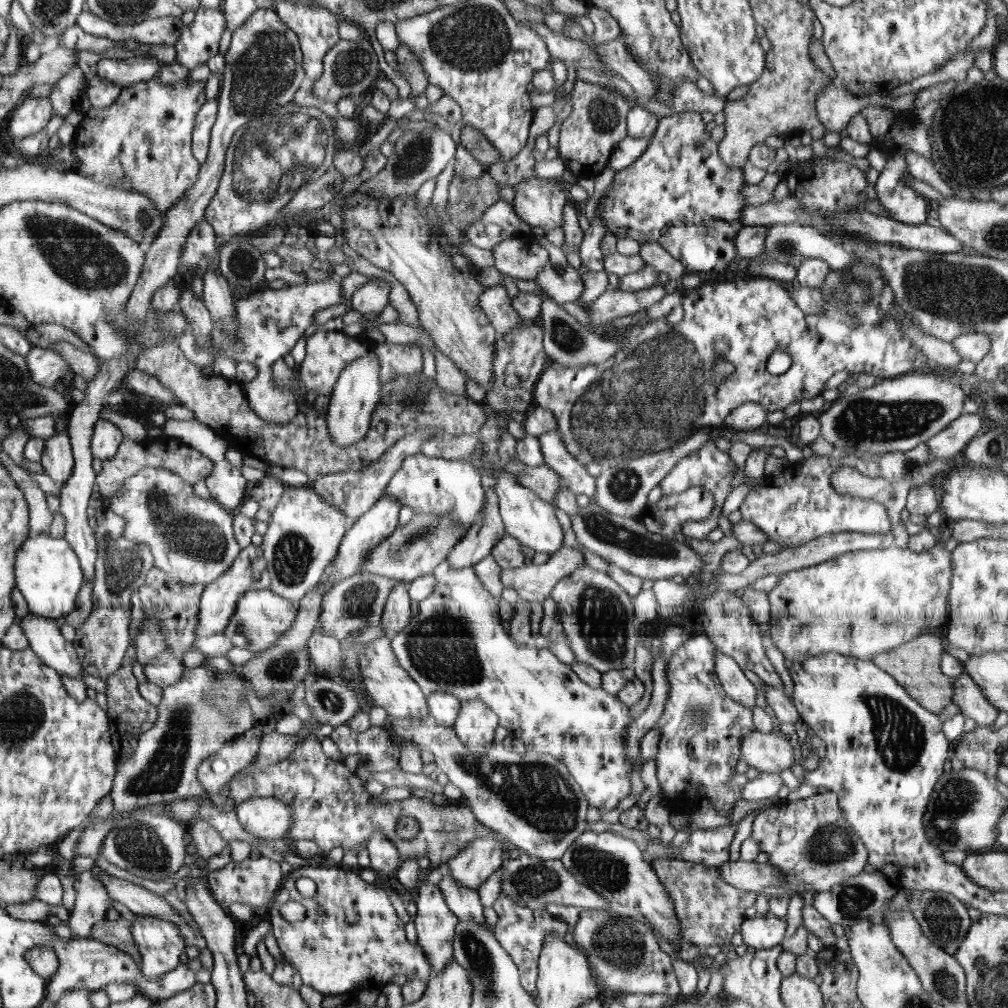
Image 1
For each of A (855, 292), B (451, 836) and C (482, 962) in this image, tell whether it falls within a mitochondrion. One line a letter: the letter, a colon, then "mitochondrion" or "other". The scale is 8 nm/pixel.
A: mitochondrion
B: mitochondrion
C: mitochondrion

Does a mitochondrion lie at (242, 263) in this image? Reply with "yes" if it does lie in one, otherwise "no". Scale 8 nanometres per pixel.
yes

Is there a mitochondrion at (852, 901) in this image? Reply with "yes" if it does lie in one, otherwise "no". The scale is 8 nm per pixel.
yes

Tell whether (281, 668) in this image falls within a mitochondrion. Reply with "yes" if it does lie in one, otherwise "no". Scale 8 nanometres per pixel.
yes

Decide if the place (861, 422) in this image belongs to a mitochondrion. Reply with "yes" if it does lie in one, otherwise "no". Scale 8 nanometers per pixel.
yes

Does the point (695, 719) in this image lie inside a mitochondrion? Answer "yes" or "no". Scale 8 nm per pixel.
yes

